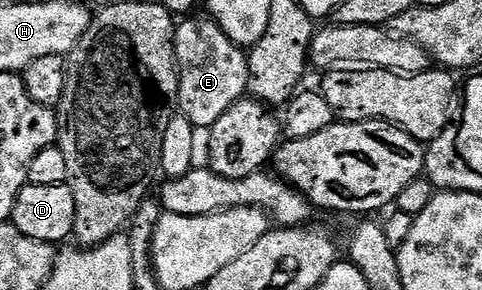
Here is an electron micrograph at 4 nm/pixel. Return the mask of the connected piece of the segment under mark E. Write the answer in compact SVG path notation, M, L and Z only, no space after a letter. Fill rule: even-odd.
M210 18L191 19L176 26L175 67L178 69L178 112L194 127L210 128L239 99L248 85L246 52L234 44Z

